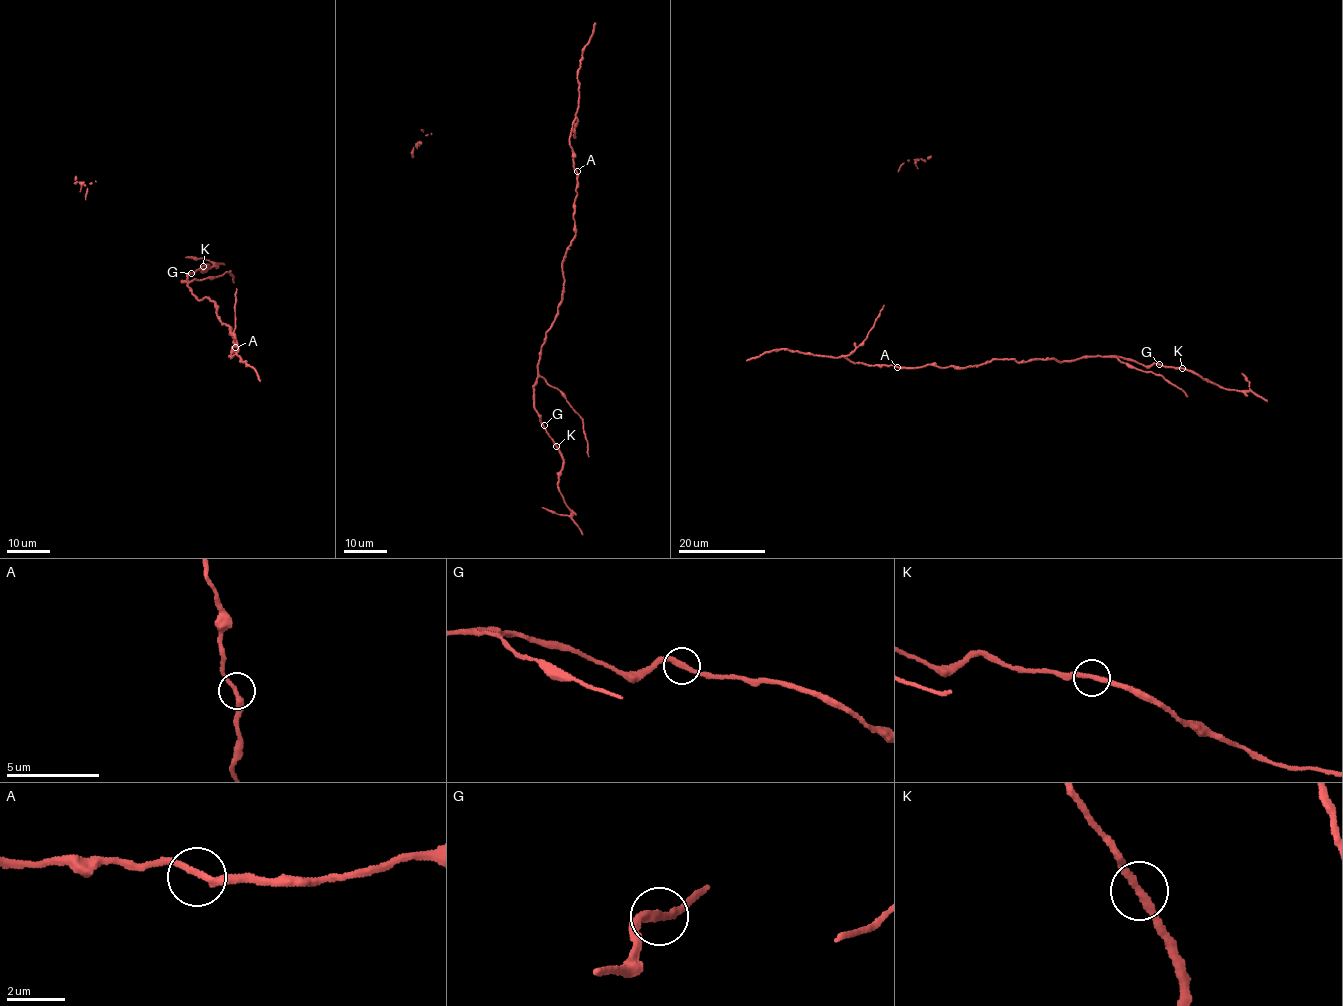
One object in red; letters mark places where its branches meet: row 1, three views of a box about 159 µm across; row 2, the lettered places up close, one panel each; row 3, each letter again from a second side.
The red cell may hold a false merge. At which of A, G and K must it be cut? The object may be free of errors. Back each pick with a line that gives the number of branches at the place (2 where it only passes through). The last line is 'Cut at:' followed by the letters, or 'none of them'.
K: 2
Cut at: K

